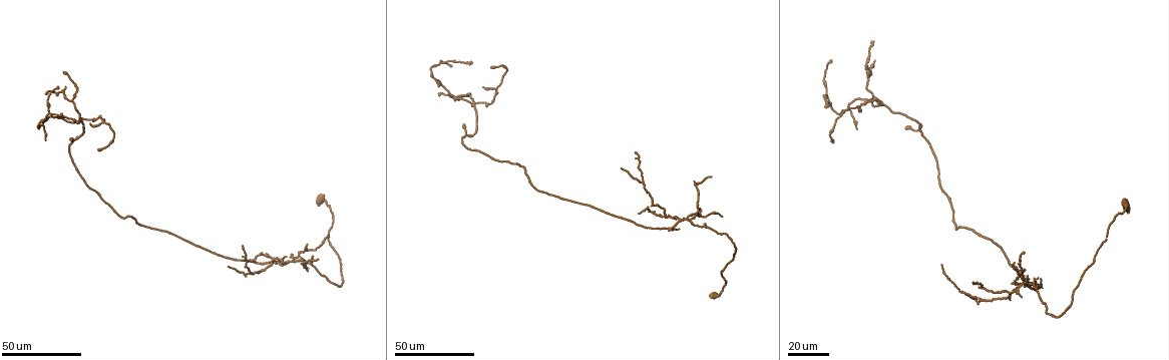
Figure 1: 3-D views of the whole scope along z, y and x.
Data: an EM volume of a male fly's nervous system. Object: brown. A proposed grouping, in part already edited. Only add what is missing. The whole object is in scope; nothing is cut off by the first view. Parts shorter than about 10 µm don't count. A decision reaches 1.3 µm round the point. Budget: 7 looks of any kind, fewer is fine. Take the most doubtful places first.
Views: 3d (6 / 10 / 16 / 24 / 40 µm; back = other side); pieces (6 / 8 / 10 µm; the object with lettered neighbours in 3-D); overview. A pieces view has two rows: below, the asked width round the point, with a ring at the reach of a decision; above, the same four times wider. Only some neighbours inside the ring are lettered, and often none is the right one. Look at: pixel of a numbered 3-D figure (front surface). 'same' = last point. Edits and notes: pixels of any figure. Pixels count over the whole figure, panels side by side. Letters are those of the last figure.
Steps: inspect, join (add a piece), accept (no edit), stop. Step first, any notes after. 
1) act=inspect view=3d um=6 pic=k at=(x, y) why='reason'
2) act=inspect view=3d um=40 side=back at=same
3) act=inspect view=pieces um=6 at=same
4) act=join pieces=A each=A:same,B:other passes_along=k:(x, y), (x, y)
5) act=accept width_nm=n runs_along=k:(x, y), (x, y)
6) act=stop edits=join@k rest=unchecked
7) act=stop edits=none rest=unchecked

act=inspect view=3d um=40 pic=1 at=(1028, 274)

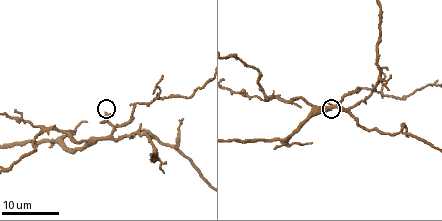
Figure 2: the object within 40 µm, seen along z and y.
act=inspect view=pieces um=6 pic=2 at=(105, 114)

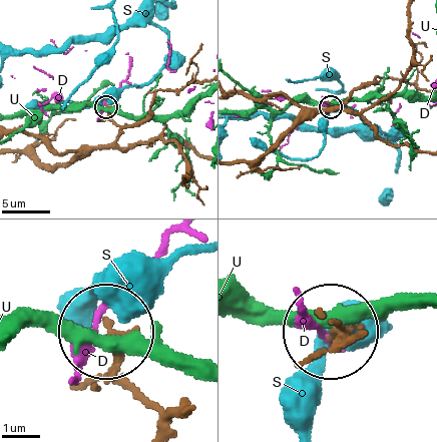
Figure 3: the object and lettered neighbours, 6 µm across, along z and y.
act=accept each=D:other,S:other,U:other found='no lettered piece goes on from it'

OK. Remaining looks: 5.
act=inspect view=3d um=24 pic=1 at=(638, 214) why='free end'

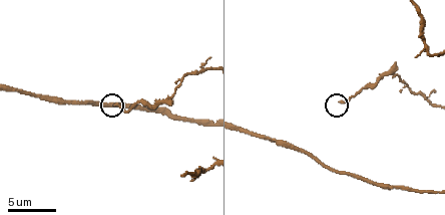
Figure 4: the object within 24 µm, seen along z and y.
act=inspect view=pieces um=6 pic=4 at=(117, 102)

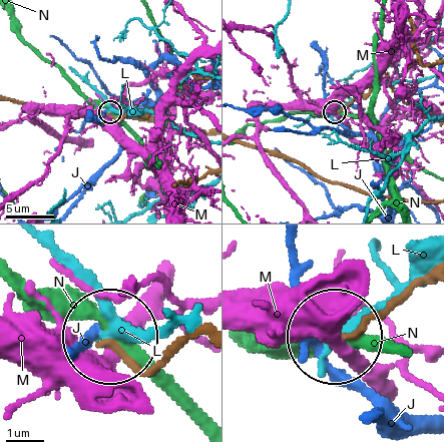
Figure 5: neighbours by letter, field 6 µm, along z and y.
act=accept each=J:other,L:other,M:other,N:other found='none of them fits'

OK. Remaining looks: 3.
act=inspect view=3d um=40 pic=1 at=(64, 71) why='an open end'

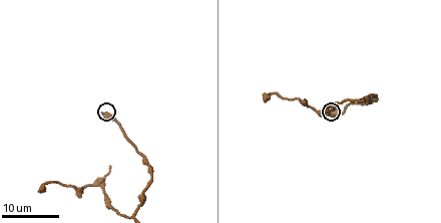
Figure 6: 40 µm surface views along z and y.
act=inspect view=pieces um=6 pic=6 at=(101, 112)

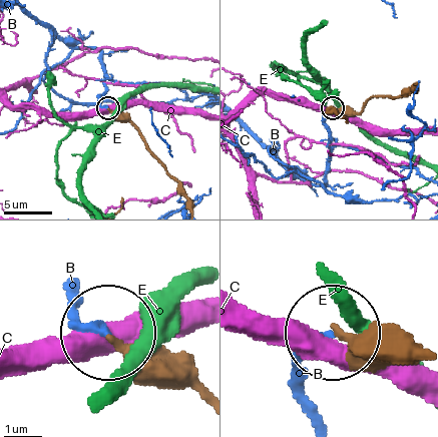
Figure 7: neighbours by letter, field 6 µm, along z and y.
act=accept each=B:other,C:other,E:other runs_along=7:(199, 397), (161, 381), (116, 337) found='none of them fits'

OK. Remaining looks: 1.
act=stop edits=none rest=unchecked

